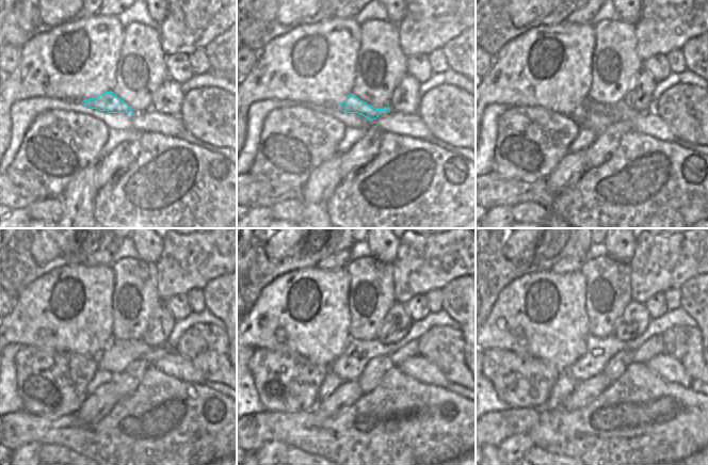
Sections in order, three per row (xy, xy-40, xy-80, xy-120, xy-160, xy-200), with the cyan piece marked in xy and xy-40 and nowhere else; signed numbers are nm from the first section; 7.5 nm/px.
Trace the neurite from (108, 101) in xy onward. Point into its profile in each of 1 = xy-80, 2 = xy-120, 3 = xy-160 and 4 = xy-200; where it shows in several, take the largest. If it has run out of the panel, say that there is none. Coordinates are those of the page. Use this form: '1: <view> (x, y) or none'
1: xy-80 (621, 112)
2: xy-120 (157, 353)
3: xy-160 (412, 349)
4: xy-200 (655, 346)

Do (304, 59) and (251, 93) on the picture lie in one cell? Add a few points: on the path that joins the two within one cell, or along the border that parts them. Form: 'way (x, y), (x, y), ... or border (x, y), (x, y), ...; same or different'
way (291, 67), (263, 82); same

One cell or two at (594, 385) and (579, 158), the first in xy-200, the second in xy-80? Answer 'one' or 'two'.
one

